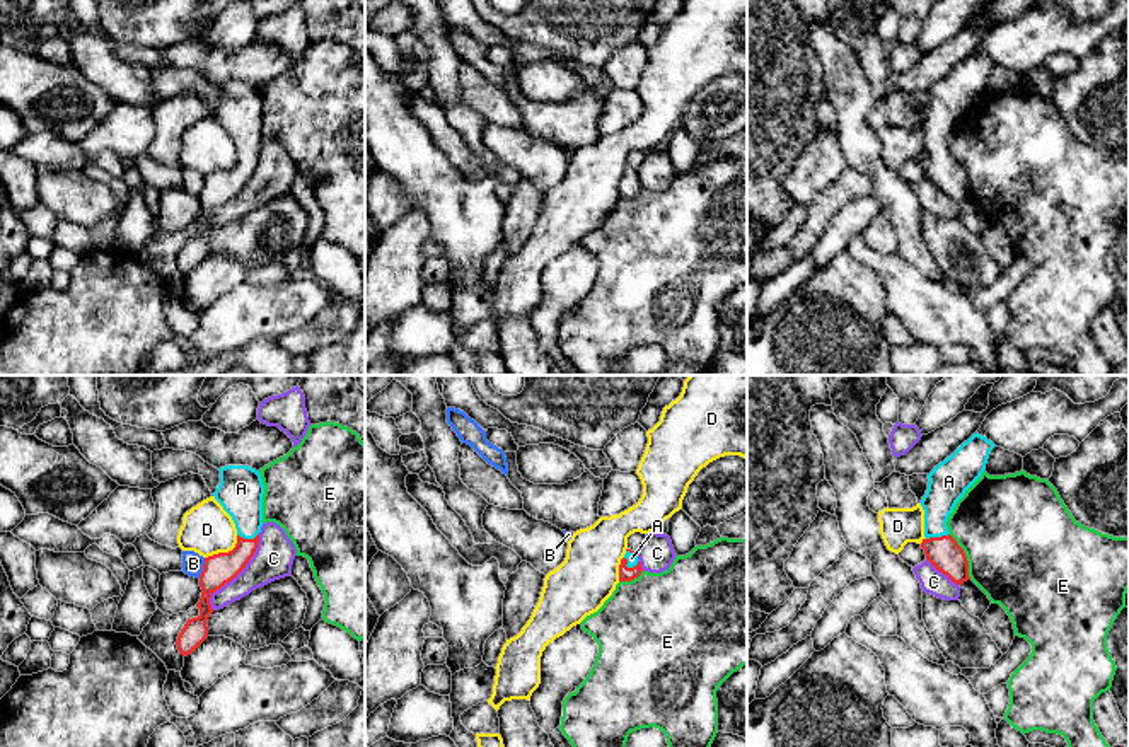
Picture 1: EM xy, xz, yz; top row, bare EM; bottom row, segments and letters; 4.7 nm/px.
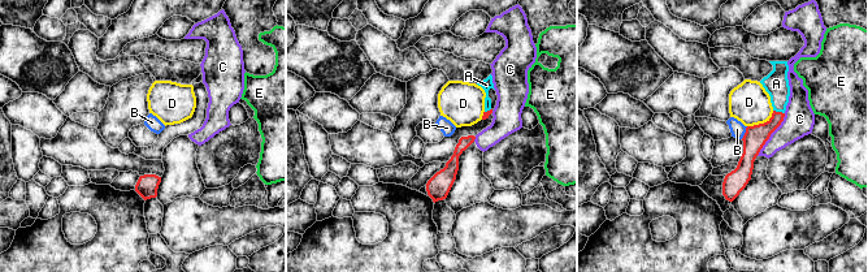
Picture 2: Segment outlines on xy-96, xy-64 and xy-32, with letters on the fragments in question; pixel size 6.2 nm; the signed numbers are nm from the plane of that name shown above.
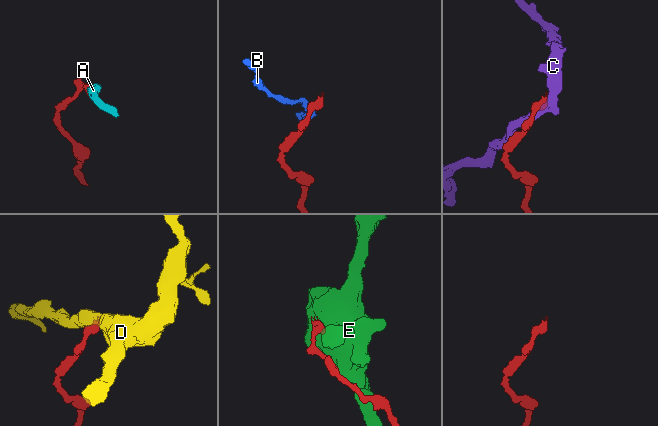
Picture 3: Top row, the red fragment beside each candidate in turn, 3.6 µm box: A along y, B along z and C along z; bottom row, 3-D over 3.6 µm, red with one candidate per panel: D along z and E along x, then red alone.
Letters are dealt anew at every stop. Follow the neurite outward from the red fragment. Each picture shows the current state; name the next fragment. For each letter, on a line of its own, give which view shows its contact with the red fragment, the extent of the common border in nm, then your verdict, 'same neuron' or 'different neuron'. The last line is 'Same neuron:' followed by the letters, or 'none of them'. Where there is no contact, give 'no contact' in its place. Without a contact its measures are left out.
A: contact in yz; length 120 nm; same neuron
B: contact in xy; length 100 nm; different neuron
C: contact in xy; length 420 nm; different neuron
D: contact in xy; length 190 nm; different neuron
E: contact in yz; length 240 nm; different neuron
Same neuron: A

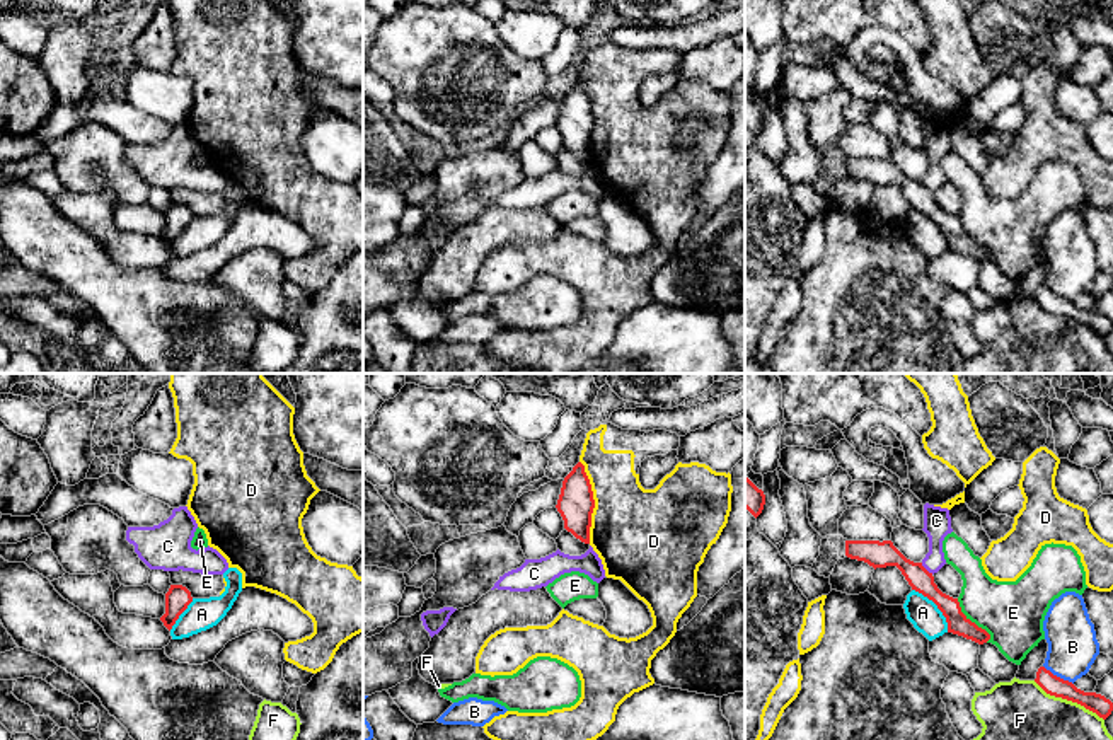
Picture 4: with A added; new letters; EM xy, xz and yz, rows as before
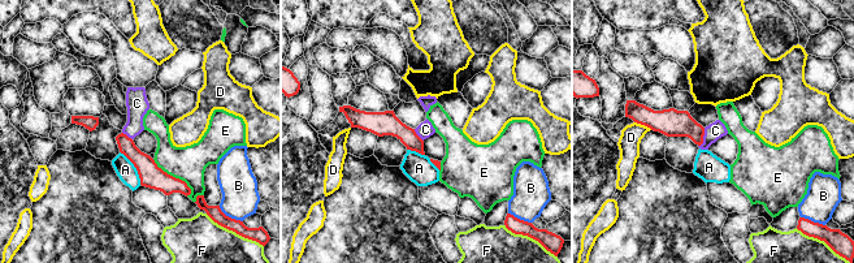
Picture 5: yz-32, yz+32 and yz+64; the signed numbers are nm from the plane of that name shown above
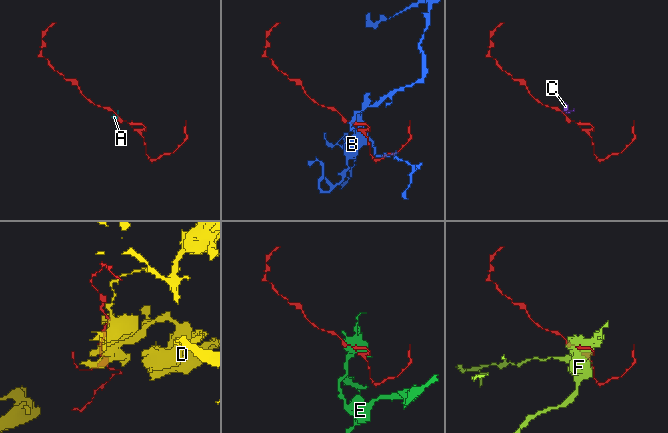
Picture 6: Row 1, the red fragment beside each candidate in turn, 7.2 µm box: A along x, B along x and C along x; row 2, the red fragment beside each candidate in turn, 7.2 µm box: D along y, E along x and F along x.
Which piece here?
A: contact in yz; length 260 nm; different neuron
B: contact in yz; length 170 nm; different neuron
C: contact in yz; length 80 nm; different neuron
D: contact in xz; length 400 nm; different neuron
E: contact in yz; length 260 nm; different neuron
F: contact in yz; length 380 nm; different neuron
Same neuron: none of them

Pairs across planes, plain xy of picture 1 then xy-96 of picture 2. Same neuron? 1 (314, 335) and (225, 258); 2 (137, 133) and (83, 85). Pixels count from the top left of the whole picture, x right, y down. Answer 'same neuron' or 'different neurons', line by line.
1: different neurons
2: same neuron

